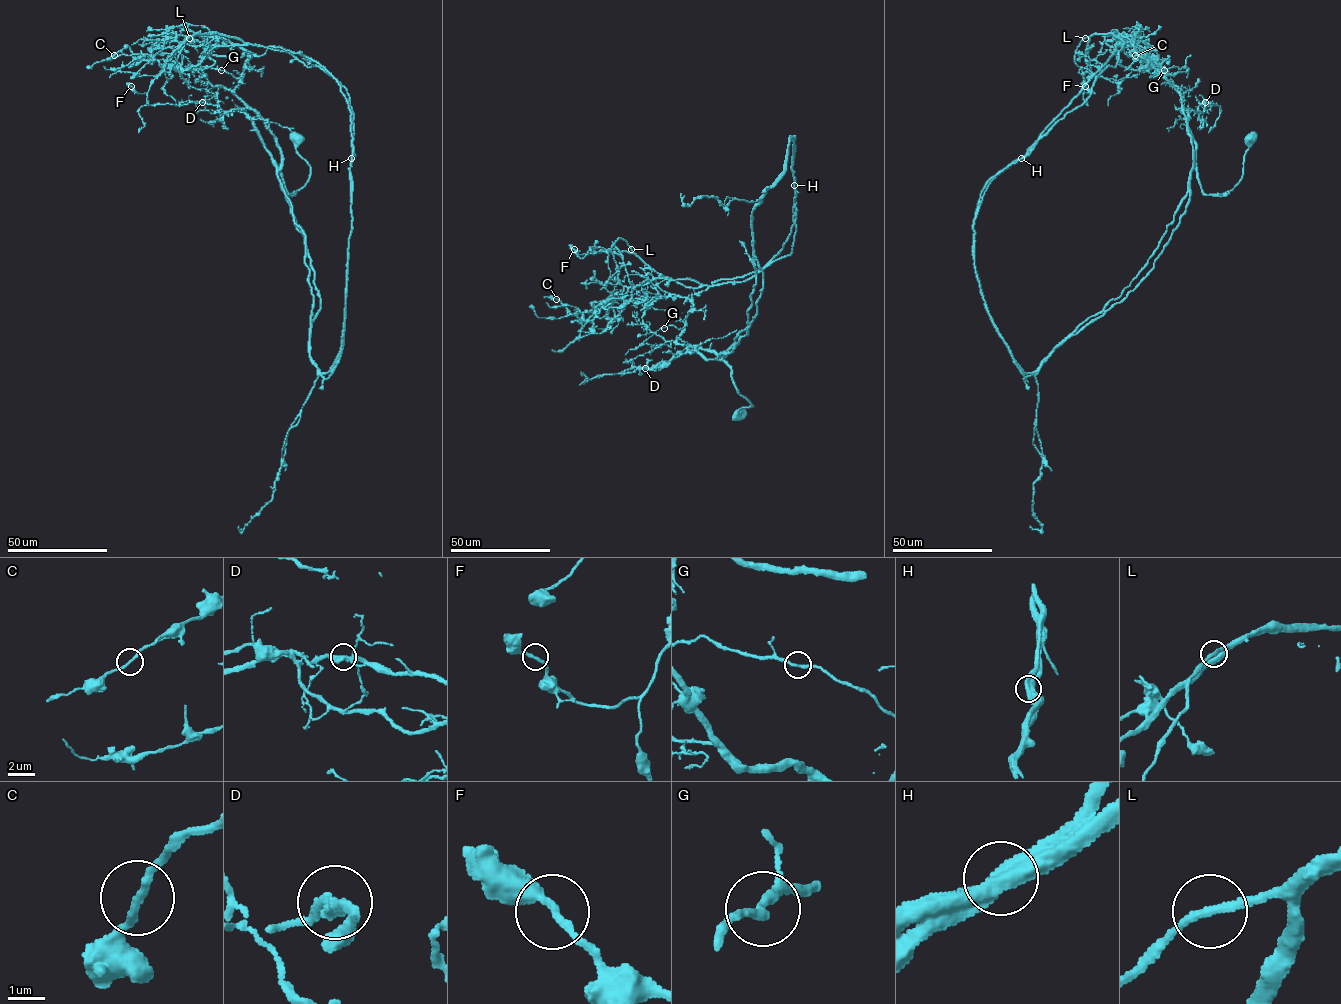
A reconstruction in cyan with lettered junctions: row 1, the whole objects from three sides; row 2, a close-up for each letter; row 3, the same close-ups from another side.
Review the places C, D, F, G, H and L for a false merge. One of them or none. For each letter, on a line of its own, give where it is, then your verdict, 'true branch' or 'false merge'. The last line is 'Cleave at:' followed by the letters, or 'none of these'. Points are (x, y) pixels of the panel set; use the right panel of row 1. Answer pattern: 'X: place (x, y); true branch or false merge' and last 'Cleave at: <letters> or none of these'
C: place (1135, 55); true branch
D: place (1205, 102); true branch
F: place (1085, 86); true branch
G: place (1164, 70); true branch
H: place (1021, 158); false merge
L: place (1085, 38); true branch
Cleave at: H

